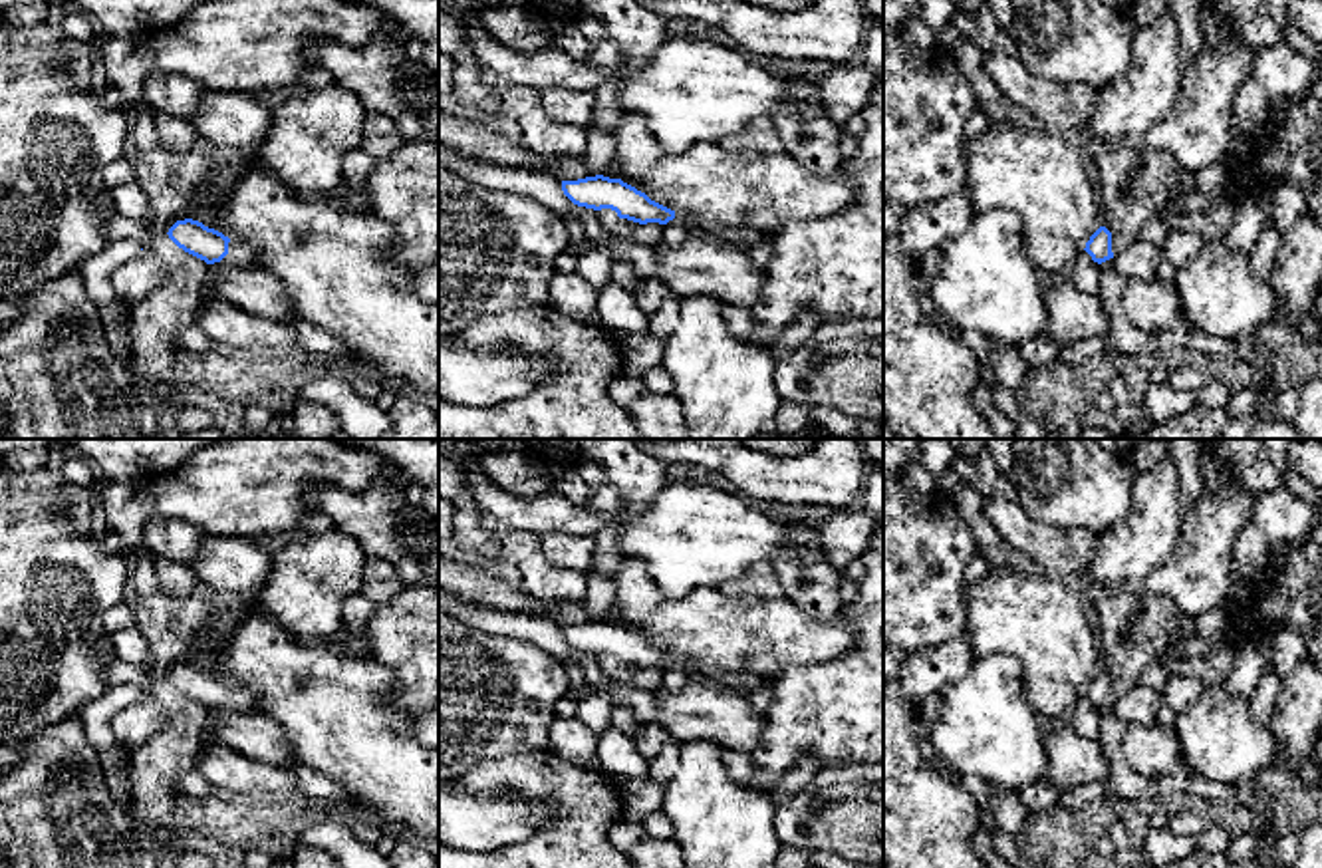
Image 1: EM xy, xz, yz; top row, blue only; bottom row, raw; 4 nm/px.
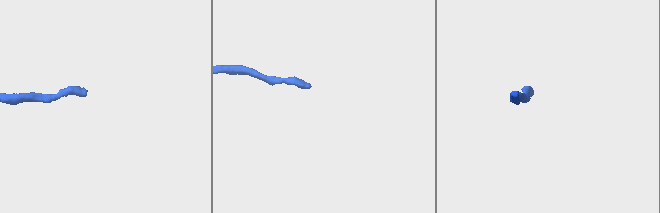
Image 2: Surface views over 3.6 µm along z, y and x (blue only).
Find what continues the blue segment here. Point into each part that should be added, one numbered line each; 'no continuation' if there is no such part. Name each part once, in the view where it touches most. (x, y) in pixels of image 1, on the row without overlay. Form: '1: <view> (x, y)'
1: xy (243, 700)

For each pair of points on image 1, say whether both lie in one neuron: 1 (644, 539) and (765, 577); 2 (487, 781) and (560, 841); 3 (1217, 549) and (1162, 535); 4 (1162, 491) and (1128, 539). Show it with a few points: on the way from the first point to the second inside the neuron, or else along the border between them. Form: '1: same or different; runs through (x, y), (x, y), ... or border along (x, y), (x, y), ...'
1: different; border along (769, 561), (757, 561), (719, 586)
2: same; runs through (517, 781), (546, 781), (572, 811)
3: different; border along (1186, 517), (1176, 547), (1148, 575)
4: same; runs through (1156, 503), (1156, 511), (1140, 527)

